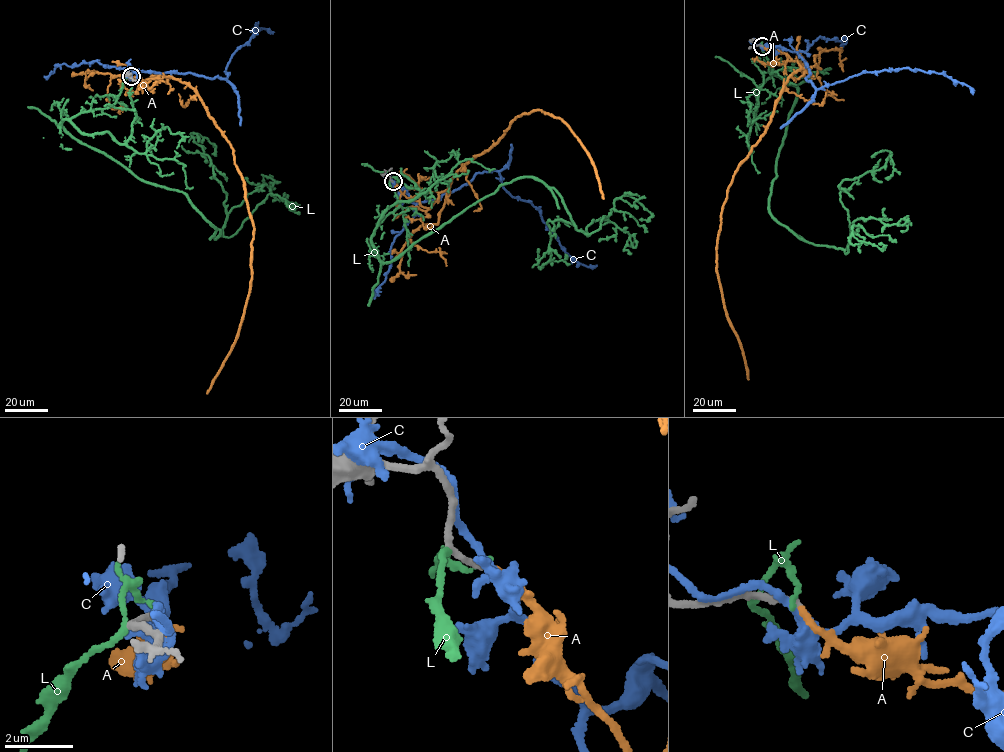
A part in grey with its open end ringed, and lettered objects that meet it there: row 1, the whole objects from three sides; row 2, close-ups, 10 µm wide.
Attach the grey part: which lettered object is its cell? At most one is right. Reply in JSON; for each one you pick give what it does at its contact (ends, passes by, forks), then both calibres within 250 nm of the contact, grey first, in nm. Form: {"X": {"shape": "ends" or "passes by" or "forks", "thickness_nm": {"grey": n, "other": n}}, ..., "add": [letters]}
{"A": {"shape": "ends", "thickness_nm": {"grey": 170, "other": 170}}, "add": ["A"]}

